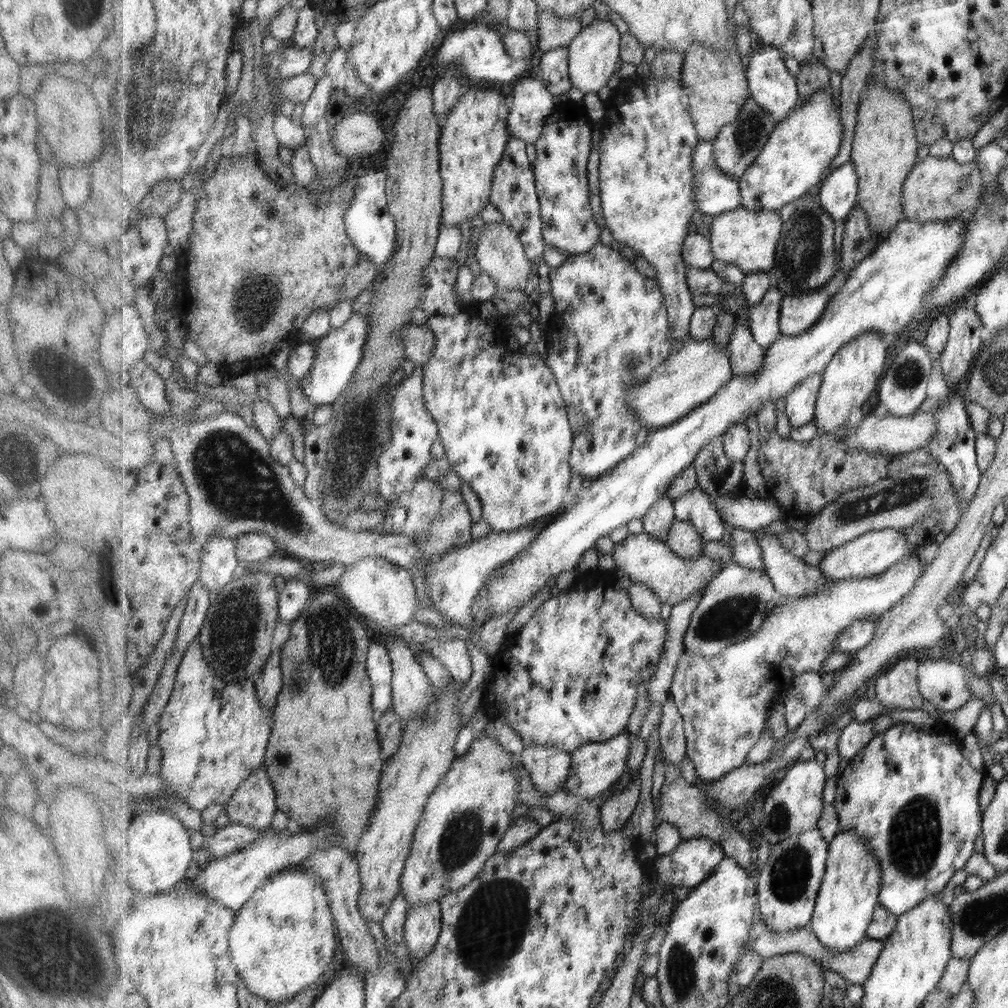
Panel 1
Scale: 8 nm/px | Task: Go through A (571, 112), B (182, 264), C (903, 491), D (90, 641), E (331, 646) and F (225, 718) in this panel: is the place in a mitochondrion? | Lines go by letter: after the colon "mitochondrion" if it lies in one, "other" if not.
A: other
B: other
C: mitochondrion
D: other
E: mitochondrion
F: other

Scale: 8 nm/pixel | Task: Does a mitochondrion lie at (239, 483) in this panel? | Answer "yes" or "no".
yes

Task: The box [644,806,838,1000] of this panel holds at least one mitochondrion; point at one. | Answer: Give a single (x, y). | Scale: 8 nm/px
(790, 874)

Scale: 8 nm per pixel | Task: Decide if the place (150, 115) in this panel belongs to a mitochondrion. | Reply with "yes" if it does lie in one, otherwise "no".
yes

